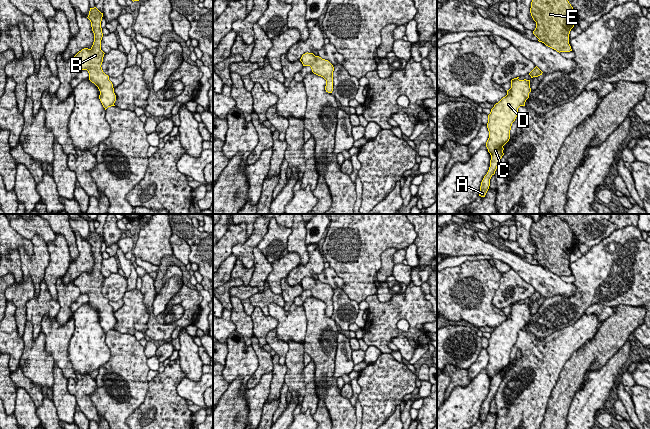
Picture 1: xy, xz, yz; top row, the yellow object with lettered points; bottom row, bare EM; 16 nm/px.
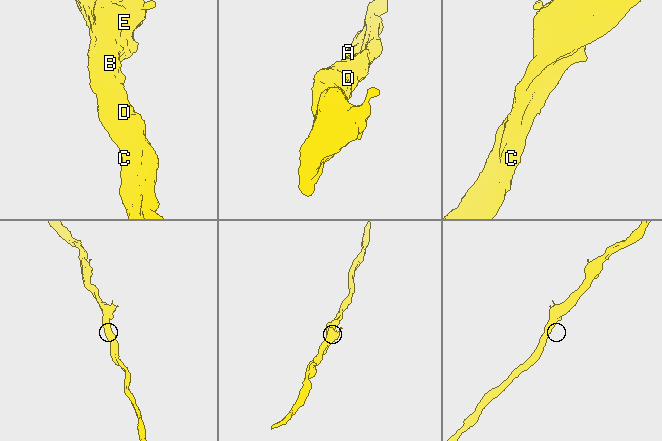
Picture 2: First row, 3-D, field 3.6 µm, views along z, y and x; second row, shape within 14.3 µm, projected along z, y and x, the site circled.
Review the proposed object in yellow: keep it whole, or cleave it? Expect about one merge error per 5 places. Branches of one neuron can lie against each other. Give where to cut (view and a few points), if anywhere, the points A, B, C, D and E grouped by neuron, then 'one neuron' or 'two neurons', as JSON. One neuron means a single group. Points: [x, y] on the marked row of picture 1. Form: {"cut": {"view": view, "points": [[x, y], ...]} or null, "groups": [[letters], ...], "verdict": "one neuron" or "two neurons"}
{"cut": null, "groups": [["A", "B", "C", "D", "E"]], "verdict": "one neuron"}

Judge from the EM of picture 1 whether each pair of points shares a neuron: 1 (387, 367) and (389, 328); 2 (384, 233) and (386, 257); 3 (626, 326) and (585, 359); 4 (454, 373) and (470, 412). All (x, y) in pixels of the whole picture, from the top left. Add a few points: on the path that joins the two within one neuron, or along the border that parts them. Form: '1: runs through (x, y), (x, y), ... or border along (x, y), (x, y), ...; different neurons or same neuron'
1: border along (382, 352), (389, 354); different neurons
2: border along (395, 247), (381, 254), (377, 272); different neurons
3: runs through (616, 332), (595, 353); same neuron
4: border along (471, 381), (467, 385), (456, 386), (447, 399); different neurons

